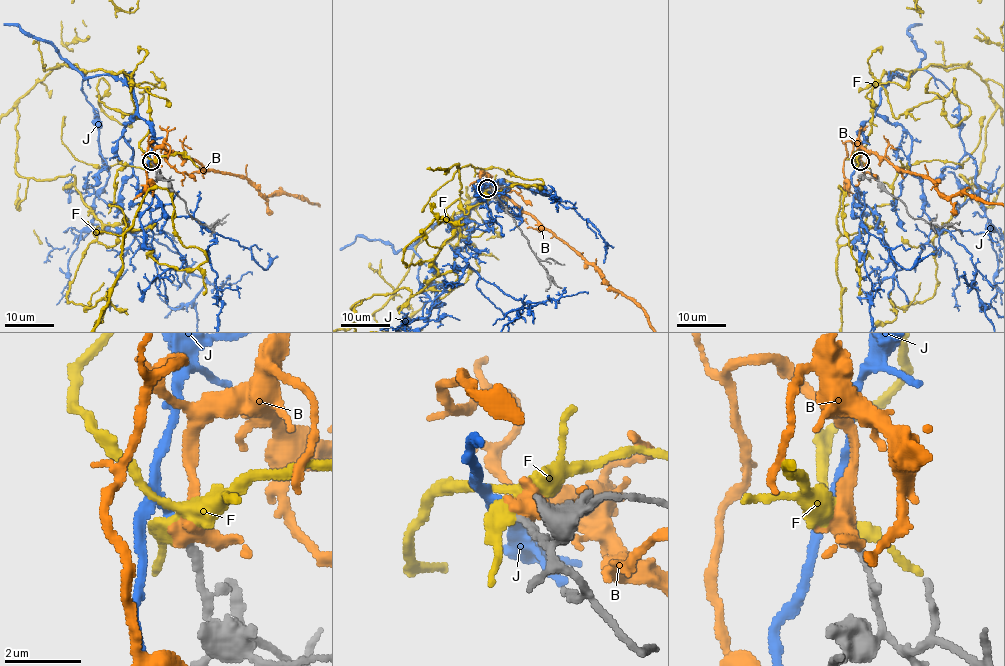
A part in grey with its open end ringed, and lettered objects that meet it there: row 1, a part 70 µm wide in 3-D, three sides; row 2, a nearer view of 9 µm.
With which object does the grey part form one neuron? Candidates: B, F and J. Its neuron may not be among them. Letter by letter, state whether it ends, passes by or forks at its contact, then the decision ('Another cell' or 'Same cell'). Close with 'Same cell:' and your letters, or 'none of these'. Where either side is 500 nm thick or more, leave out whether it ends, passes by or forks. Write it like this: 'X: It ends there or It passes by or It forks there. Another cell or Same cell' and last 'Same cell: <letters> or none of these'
B: It passes by. Another cell
F: It forks there. Another cell
J: It passes by. Same cell
Same cell: J

